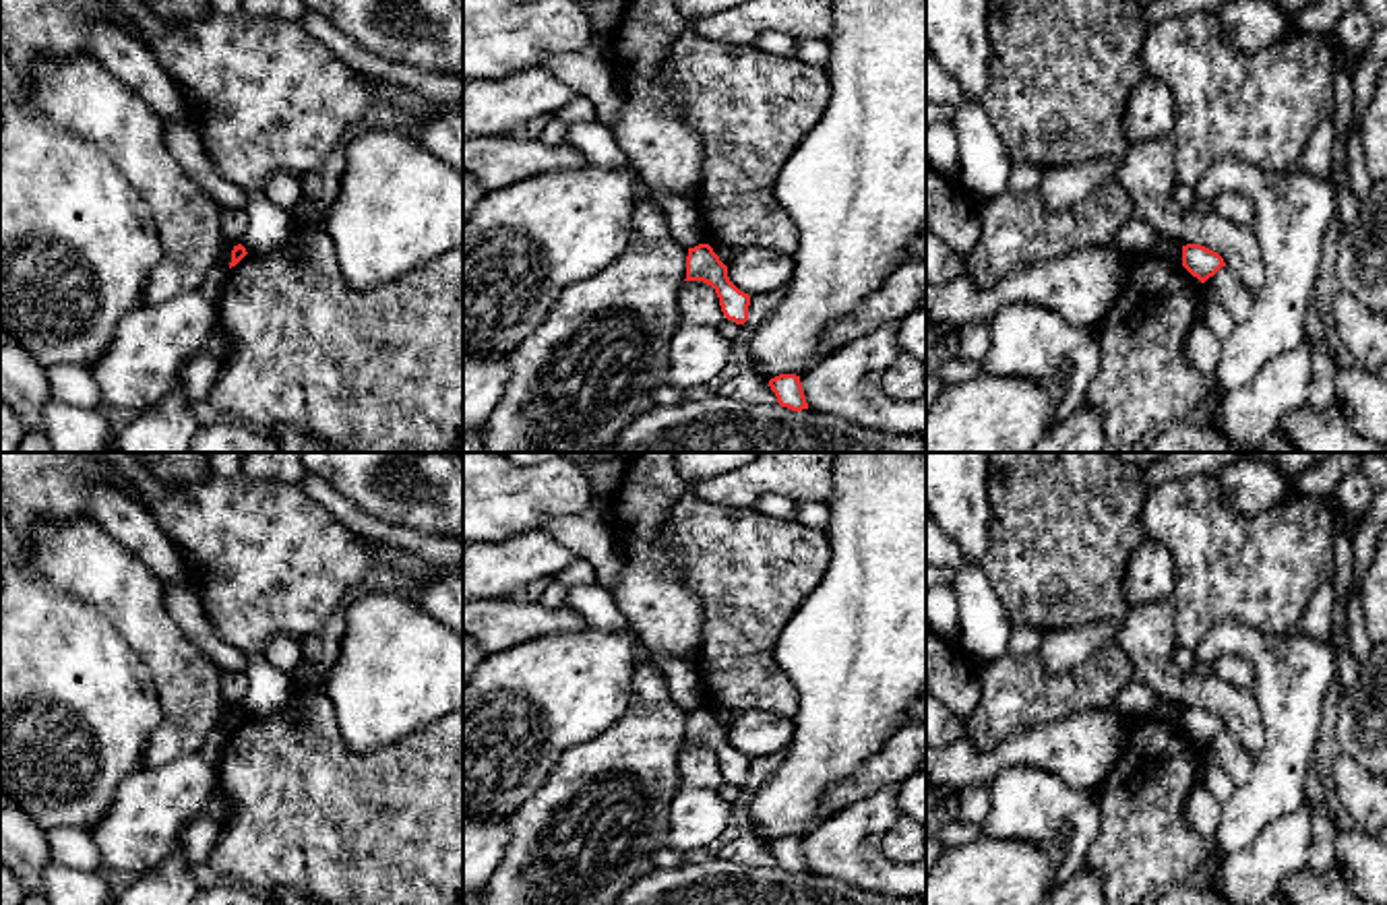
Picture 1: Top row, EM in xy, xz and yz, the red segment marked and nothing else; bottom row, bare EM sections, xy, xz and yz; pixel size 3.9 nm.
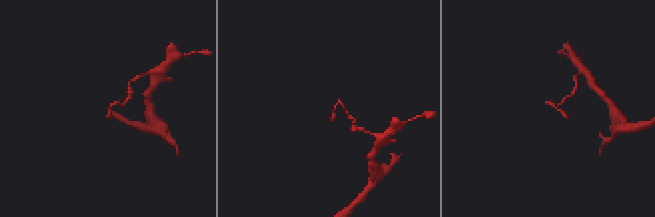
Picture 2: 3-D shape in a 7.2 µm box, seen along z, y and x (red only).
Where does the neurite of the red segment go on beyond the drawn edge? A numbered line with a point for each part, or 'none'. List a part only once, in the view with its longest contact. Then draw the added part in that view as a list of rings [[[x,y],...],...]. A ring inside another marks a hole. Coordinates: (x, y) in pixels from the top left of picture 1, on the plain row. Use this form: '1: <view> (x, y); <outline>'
none

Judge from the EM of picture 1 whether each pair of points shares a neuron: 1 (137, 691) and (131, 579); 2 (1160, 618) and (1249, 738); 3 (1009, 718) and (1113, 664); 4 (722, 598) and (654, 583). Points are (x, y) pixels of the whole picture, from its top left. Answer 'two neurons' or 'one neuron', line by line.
1: two neurons
2: one neuron
3: one neuron
4: two neurons

